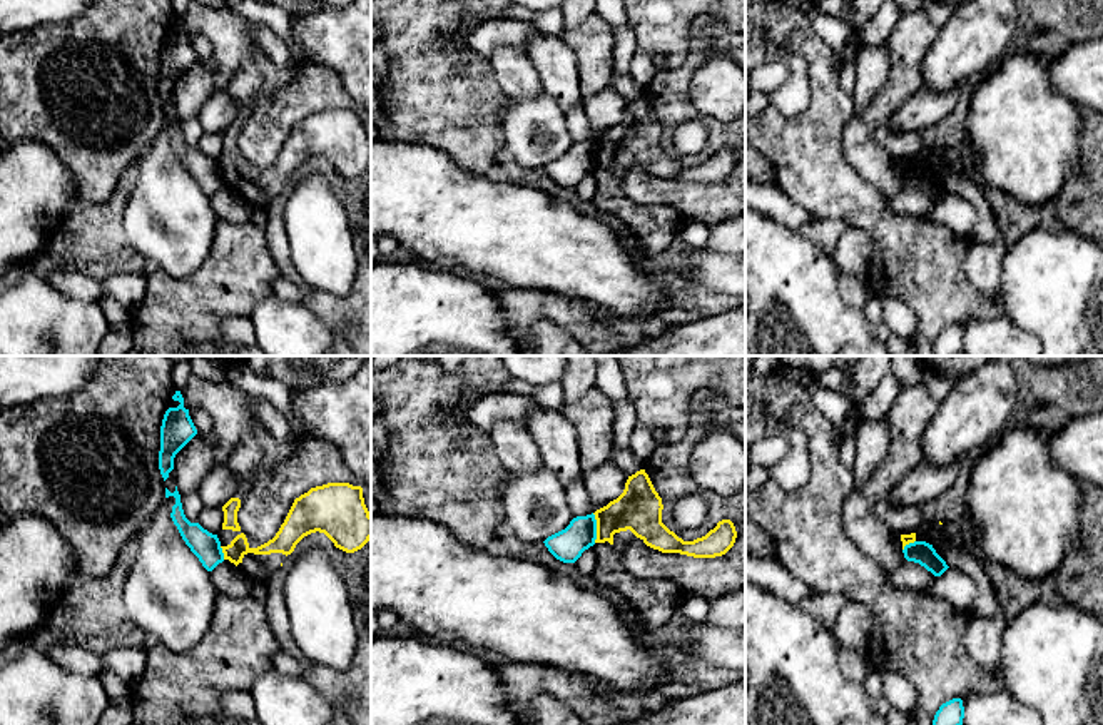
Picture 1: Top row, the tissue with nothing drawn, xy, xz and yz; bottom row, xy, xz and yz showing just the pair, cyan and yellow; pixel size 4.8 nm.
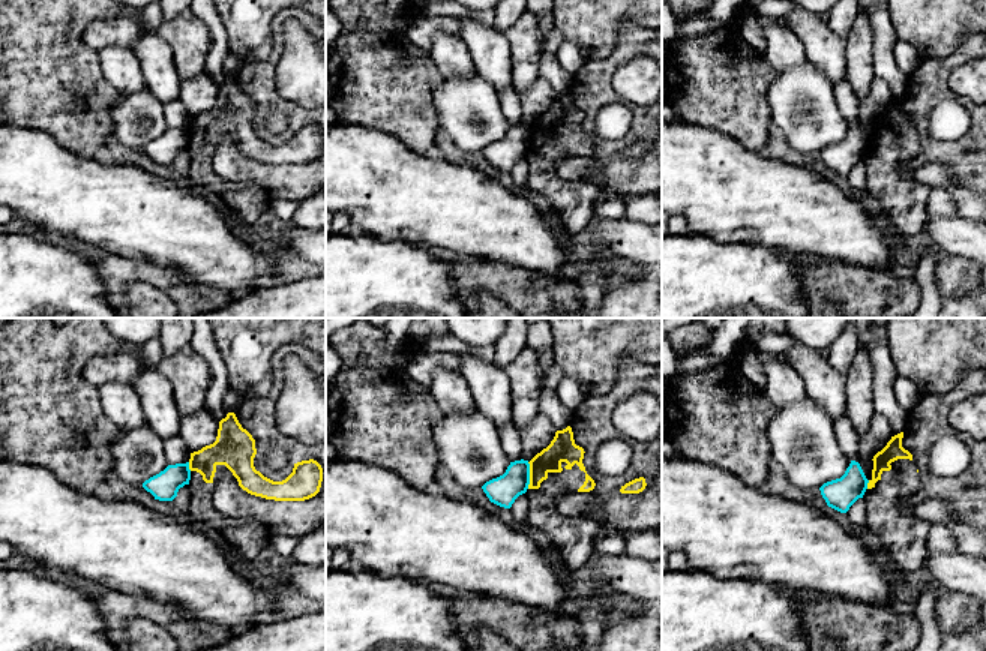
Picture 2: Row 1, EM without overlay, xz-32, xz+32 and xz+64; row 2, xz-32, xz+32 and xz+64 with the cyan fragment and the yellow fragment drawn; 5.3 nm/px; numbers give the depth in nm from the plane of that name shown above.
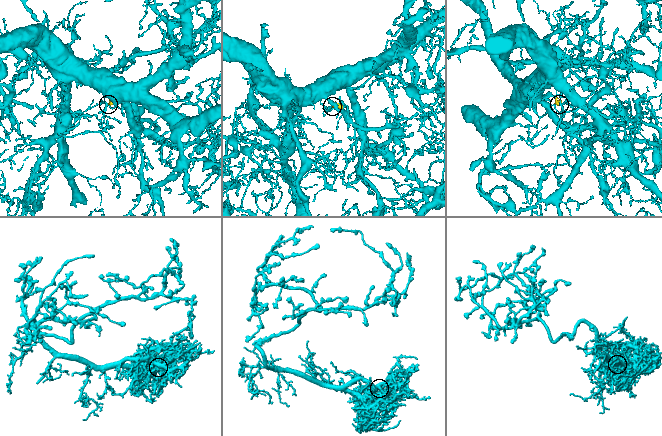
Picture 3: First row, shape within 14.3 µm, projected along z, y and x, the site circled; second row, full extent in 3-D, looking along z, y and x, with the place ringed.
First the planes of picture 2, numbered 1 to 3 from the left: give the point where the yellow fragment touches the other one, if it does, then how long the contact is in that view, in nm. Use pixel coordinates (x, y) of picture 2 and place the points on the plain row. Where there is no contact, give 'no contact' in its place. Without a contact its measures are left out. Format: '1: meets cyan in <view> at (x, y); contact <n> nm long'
1: meets cyan in xz-32 at (188, 131); contact 50 nm long
2: meets cyan in xz+32 at (529, 140); contact 140 nm long
3: meets cyan in xz+64 at (866, 149); contact 50 nm long

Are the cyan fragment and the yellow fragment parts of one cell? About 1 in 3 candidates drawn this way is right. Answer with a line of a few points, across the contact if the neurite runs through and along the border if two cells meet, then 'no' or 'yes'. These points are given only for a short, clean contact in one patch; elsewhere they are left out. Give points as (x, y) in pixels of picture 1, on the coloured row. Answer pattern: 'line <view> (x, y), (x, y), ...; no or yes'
line xz (592, 513), (595, 520), (595, 542); no

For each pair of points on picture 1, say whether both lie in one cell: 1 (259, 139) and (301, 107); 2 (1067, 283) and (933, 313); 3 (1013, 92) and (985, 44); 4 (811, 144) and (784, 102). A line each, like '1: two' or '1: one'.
1: one
2: two
3: two
4: two

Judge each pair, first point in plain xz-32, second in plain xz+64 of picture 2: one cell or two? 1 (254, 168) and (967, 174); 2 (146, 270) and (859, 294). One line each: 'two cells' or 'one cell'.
1: one cell
2: one cell

